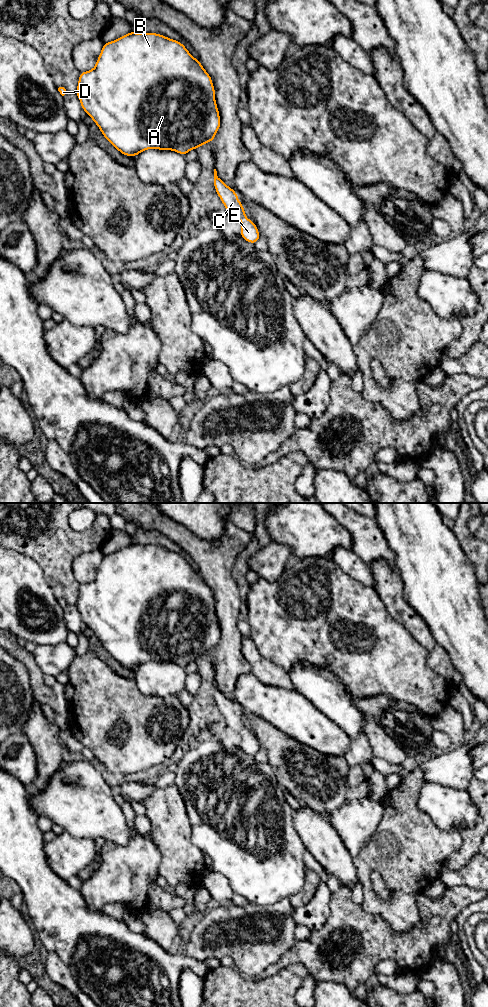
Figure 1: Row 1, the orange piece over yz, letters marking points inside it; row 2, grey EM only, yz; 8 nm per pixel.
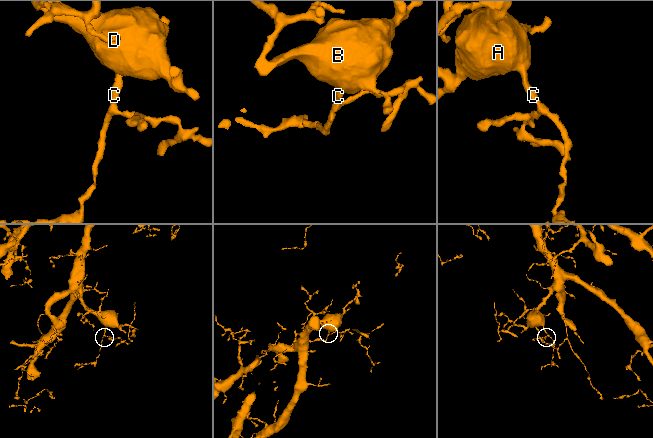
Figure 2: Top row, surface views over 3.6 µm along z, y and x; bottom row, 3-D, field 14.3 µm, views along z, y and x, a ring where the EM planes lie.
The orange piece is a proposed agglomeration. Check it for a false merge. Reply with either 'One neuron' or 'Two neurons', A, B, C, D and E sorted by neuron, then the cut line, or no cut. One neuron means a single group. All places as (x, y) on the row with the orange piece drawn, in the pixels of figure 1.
One neuron. Groups: A B C D E. No split

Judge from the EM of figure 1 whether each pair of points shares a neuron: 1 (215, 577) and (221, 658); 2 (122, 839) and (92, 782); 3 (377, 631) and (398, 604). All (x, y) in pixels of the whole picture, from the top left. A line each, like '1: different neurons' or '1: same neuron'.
1: same neuron
2: same neuron
3: different neurons

